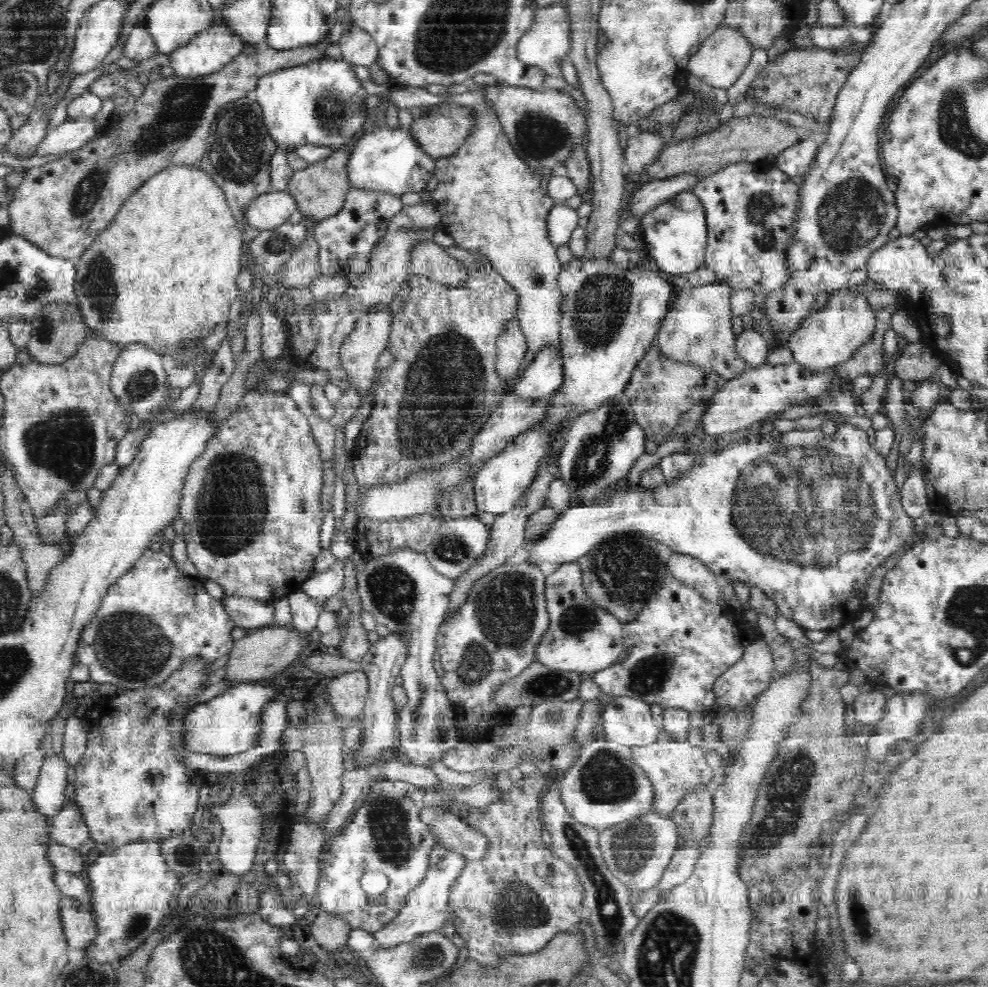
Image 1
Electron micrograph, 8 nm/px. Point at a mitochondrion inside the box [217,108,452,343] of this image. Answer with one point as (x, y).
(276, 244)

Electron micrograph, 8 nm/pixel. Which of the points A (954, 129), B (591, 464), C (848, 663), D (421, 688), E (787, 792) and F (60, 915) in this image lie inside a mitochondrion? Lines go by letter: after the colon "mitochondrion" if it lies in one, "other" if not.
A: mitochondrion
B: mitochondrion
C: other
D: mitochondrion
E: mitochondrion
F: other

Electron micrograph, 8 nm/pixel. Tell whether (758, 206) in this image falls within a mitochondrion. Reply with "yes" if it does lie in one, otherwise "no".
yes

